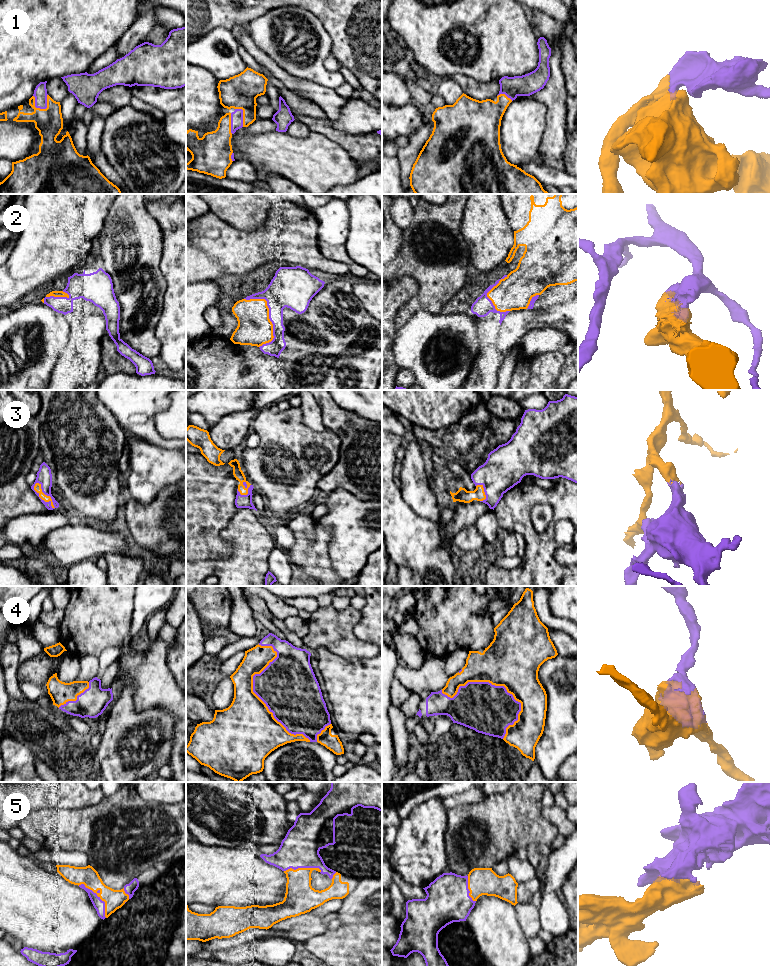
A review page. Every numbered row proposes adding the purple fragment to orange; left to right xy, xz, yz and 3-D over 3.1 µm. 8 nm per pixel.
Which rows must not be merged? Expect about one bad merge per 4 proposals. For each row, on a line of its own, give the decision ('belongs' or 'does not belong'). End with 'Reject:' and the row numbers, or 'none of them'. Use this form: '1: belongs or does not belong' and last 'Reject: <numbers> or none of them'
1: belongs
2: belongs
3: belongs
4: belongs
5: belongs
Reject: none of them

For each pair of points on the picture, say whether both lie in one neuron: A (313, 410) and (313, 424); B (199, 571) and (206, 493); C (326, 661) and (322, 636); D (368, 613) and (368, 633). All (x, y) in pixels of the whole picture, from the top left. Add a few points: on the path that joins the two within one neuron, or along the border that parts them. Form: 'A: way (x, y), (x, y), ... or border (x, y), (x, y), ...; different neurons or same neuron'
A: way (313, 413), (313, 421); same neuron
B: border (223, 557), (196, 560); different neurons
C: border (312, 653), (320, 647), (325, 647), (345, 658); different neurons
D: way (368, 618), (368, 628); same neuron

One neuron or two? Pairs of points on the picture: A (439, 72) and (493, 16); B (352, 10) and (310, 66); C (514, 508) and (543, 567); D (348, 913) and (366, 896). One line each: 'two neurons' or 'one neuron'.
A: one neuron
B: two neurons
C: one neuron
D: one neuron

